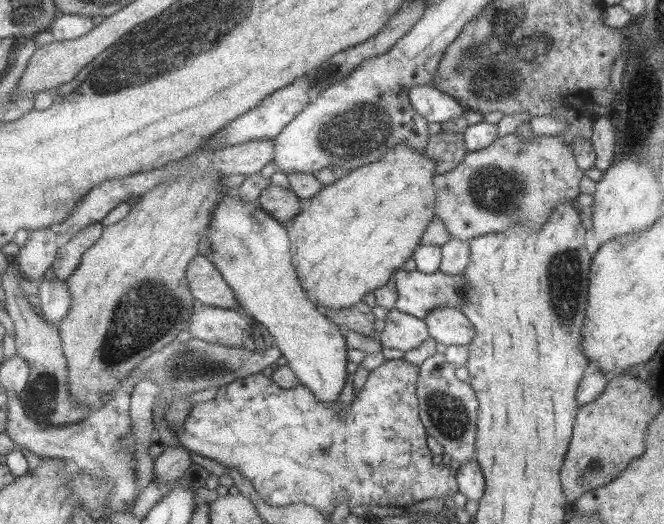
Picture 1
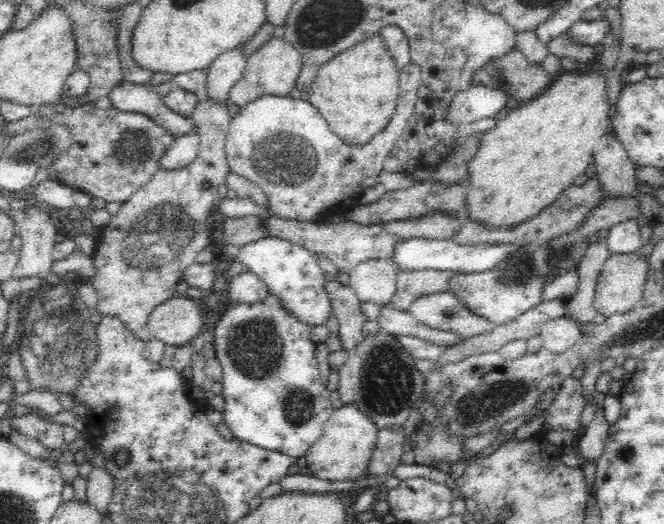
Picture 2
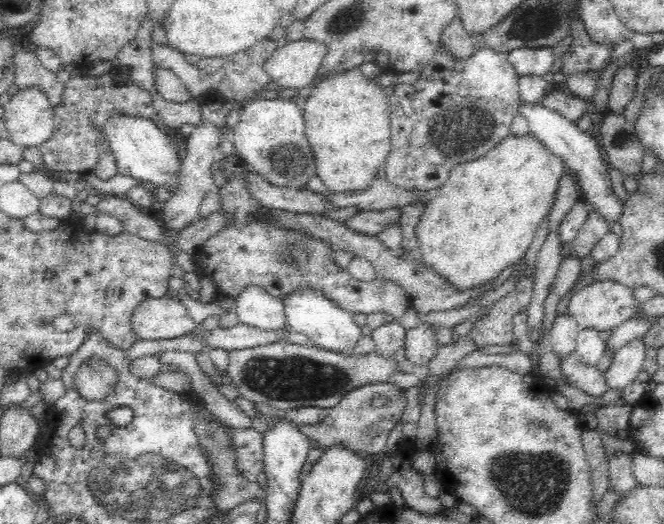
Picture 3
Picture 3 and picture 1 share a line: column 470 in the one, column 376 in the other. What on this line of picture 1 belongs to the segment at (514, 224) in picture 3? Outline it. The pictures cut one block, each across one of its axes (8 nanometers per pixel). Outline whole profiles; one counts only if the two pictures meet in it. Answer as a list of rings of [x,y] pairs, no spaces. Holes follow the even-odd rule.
[[[397,145],[390,148],[389,151],[385,152],[385,154],[380,156],[375,162],[352,168],[345,176],[324,186],[310,199],[304,200],[304,205],[300,212],[289,222],[288,231],[292,236],[291,242],[293,245],[293,265],[296,268],[295,274],[297,274],[299,286],[301,286],[301,290],[303,290],[303,294],[305,294],[307,300],[314,302],[314,305],[317,306],[319,310],[323,307],[333,310],[342,309],[358,301],[362,301],[362,298],[366,294],[372,293],[377,288],[384,286],[392,278],[395,271],[403,268],[403,264],[407,259],[412,258],[412,253],[419,245],[421,235],[423,235],[425,228],[429,225],[429,221],[434,217],[433,210],[436,203],[436,194],[433,188],[433,177],[435,175],[435,165],[434,160],[429,158],[424,152],[420,153],[412,149],[409,145]]]

